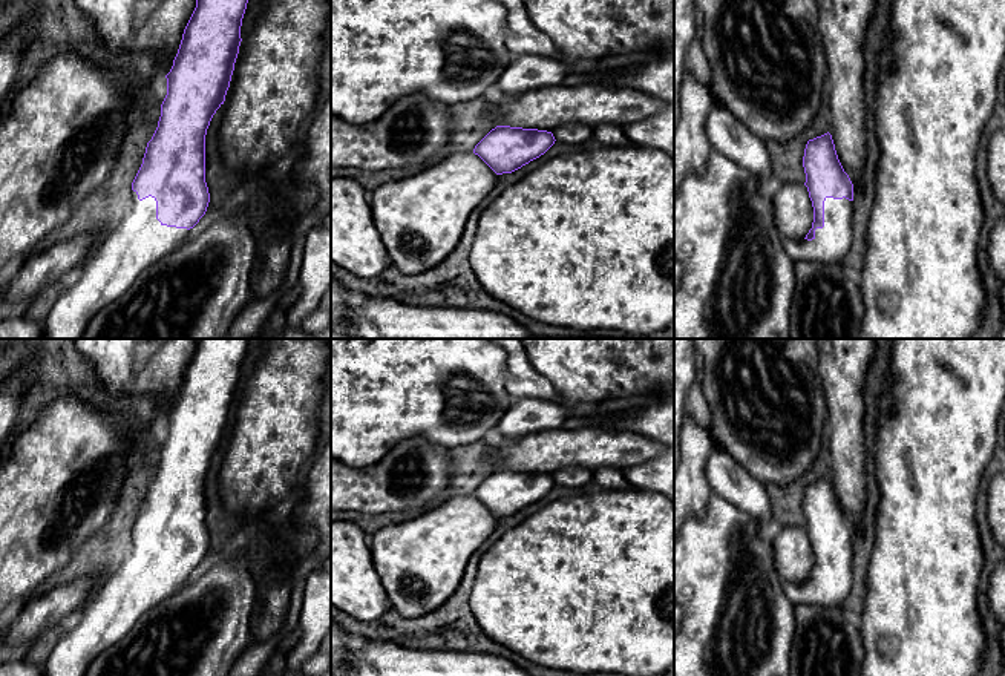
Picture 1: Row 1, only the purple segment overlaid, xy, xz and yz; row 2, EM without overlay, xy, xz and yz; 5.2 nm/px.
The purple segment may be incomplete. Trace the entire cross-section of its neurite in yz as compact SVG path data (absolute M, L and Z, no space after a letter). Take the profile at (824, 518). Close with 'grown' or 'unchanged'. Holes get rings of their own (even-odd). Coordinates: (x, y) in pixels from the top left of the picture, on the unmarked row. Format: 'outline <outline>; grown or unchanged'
outline M829 475L807 484L803 510L813 566L804 582L783 581L784 593L794 605L841 609L853 581L853 527Z; grown

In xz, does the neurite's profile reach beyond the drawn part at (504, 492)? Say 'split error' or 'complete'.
complete

